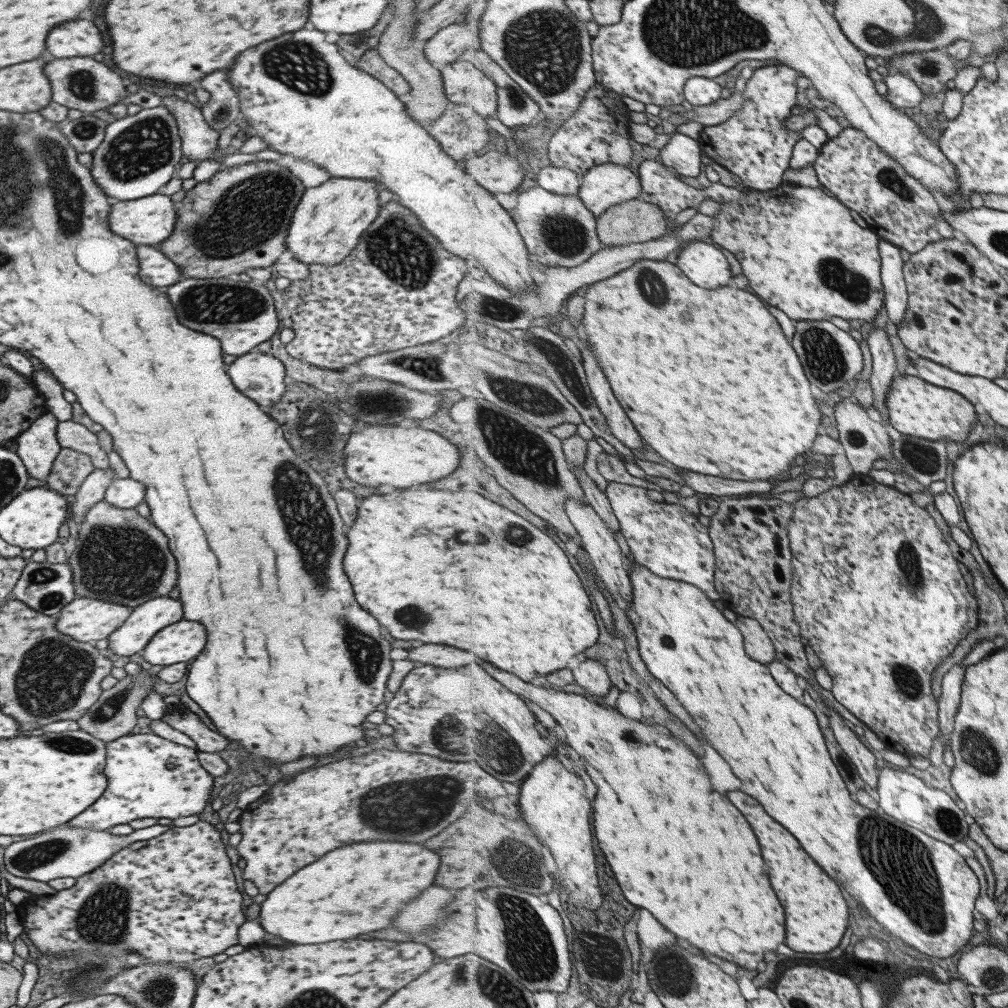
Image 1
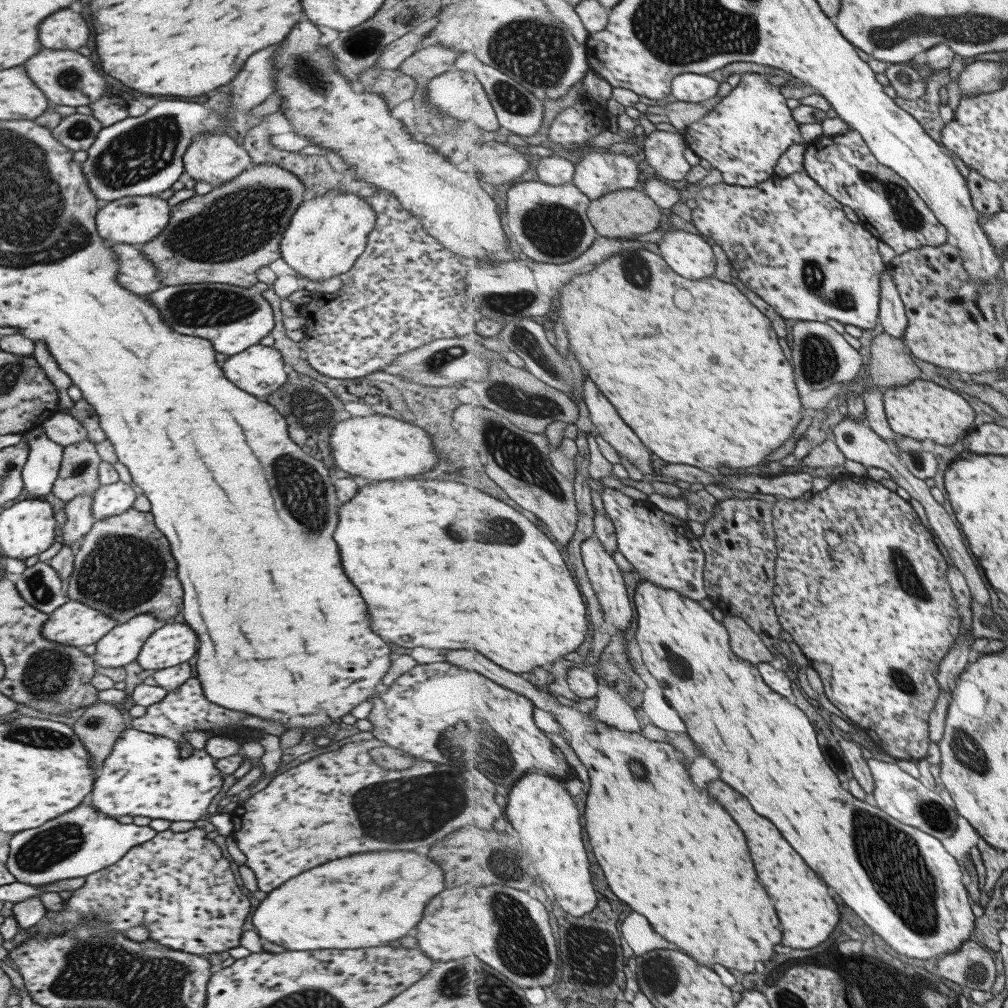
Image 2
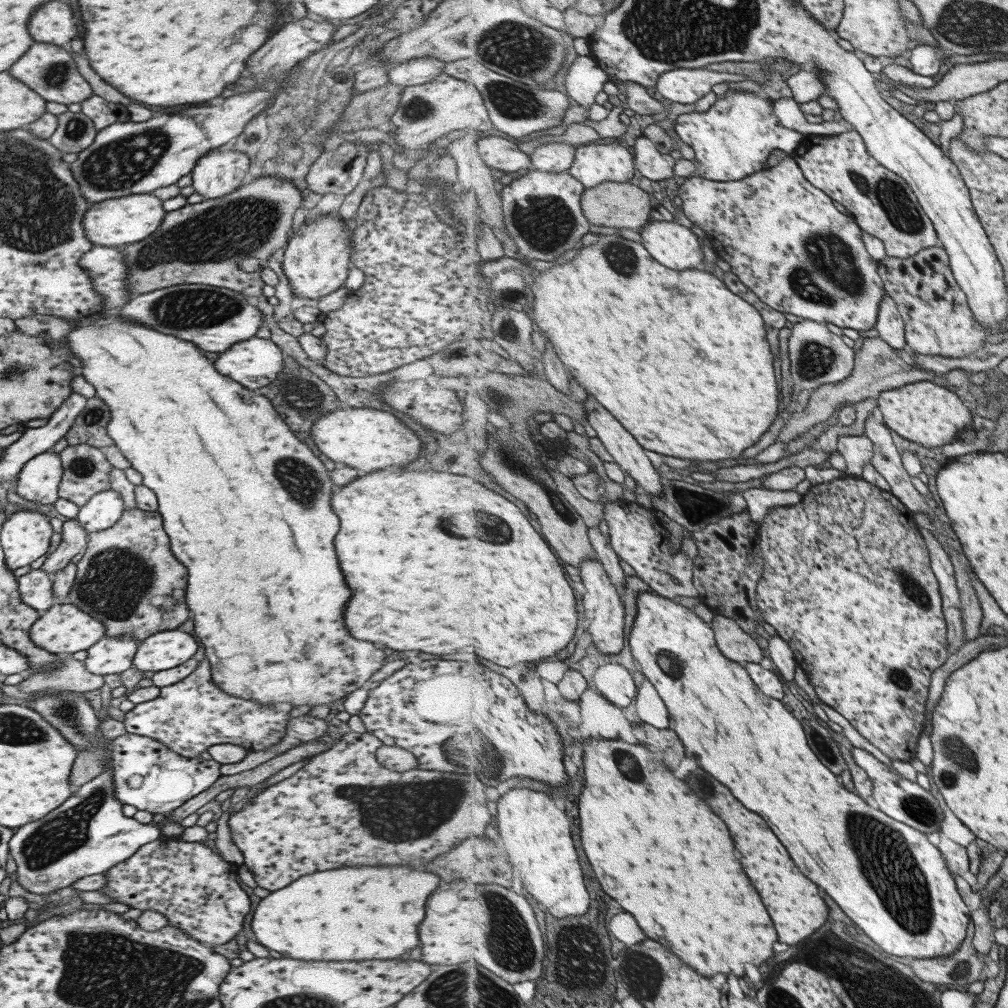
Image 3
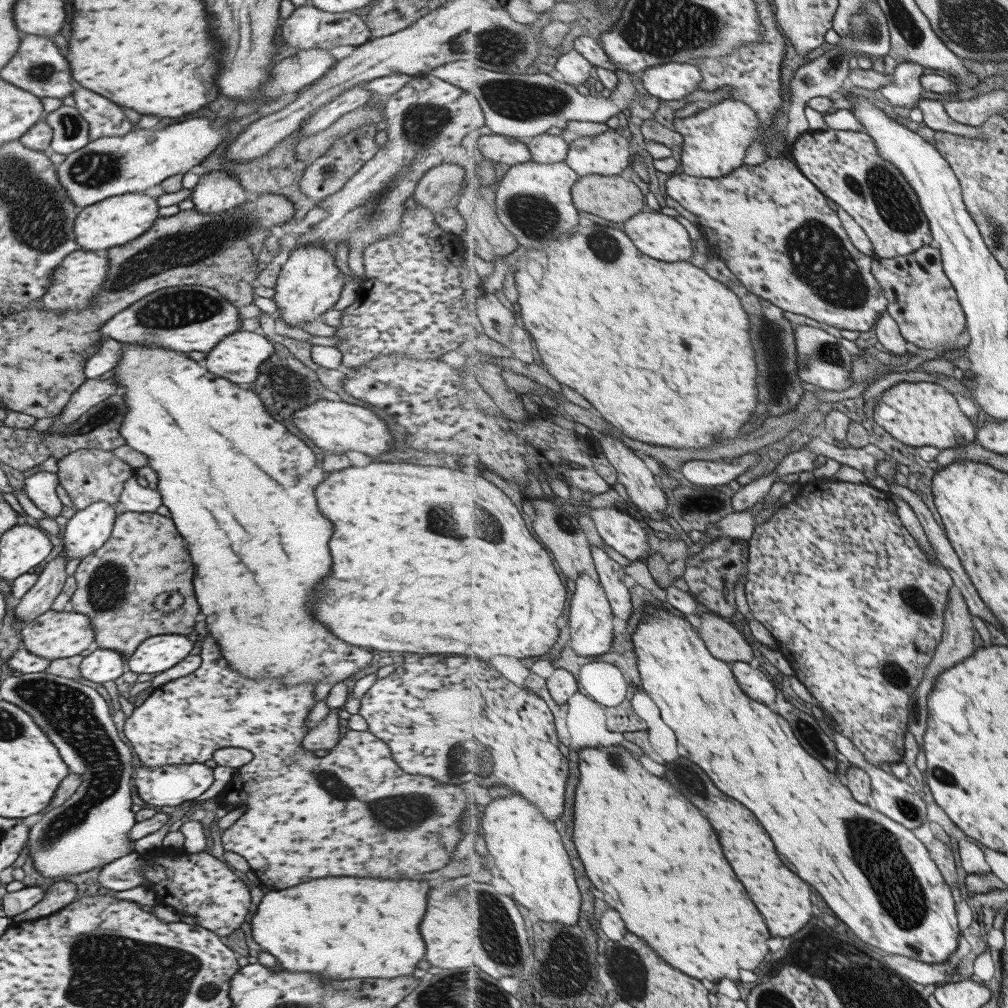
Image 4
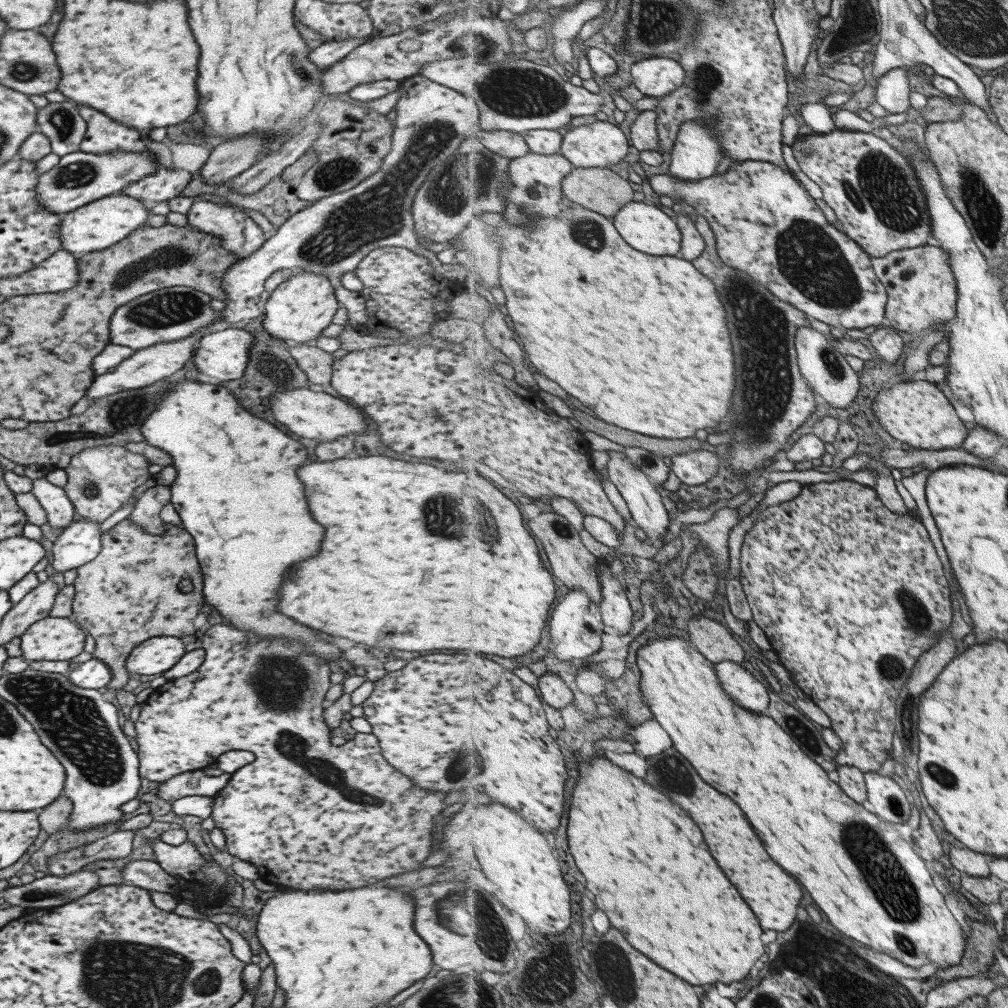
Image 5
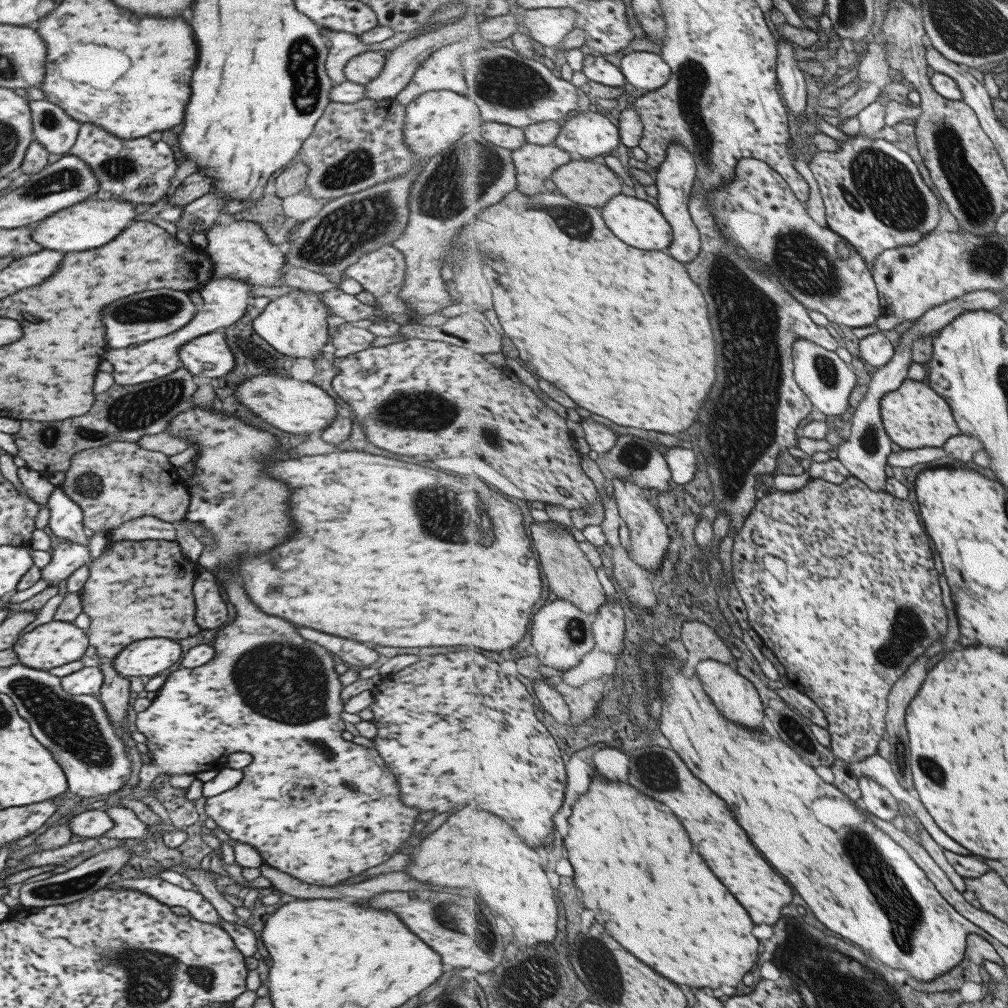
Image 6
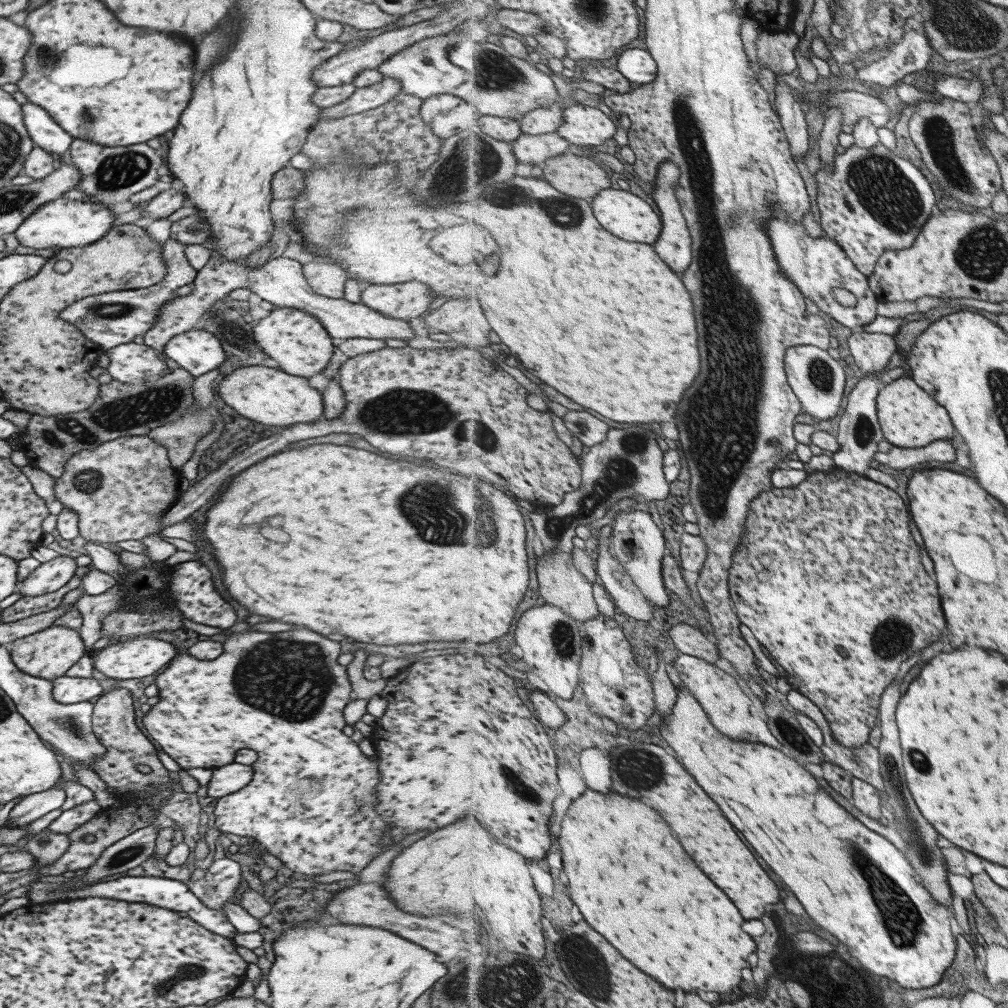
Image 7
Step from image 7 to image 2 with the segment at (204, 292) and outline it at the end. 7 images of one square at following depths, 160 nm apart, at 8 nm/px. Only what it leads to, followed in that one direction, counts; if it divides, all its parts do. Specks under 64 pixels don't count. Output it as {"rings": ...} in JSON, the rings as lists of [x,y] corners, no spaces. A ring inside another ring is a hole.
{"rings":[[[226,133],[194,134],[189,146],[185,149],[181,167],[195,181],[205,181],[216,187],[236,177],[242,170],[251,166],[248,152]]]}

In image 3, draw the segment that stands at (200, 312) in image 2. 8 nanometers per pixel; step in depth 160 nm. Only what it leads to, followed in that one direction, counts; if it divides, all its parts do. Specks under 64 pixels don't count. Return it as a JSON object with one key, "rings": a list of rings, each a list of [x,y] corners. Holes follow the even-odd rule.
{"rings":[[[171,285],[167,288],[153,290],[146,294],[134,296],[117,310],[117,314],[126,321],[133,321],[139,325],[151,327],[153,330],[158,330],[163,334],[192,342],[199,350],[207,352],[225,352],[232,344],[247,340],[254,336],[259,330],[259,326],[263,323],[263,314],[258,308],[249,304],[243,294],[209,285]]]}

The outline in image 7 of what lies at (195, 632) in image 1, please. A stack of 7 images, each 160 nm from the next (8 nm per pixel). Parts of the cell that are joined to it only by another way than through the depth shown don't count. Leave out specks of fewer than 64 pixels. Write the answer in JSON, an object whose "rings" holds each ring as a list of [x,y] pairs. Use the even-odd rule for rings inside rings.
{"rings":[[[134,637],[124,642],[112,641],[111,644],[96,652],[93,666],[108,679],[129,680],[129,678],[143,678],[159,668],[167,666],[176,655],[176,648],[169,642],[151,637]]]}

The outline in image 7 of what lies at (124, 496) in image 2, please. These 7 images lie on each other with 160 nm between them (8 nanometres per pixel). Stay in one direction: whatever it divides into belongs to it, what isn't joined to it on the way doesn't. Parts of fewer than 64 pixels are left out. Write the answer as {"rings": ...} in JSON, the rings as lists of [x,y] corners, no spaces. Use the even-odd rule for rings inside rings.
{"rings":[[[57,555],[40,565],[20,583],[17,581],[17,592],[23,596],[36,596],[61,588],[75,572],[75,559]]]}

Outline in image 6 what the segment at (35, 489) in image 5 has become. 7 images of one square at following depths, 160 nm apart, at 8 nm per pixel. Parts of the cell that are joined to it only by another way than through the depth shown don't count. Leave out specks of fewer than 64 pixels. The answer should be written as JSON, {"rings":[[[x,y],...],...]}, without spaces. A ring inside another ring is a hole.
{"rings":[[[56,486],[46,500],[48,509],[47,525],[55,536],[87,547],[88,532],[82,525],[82,513],[77,504]]]}

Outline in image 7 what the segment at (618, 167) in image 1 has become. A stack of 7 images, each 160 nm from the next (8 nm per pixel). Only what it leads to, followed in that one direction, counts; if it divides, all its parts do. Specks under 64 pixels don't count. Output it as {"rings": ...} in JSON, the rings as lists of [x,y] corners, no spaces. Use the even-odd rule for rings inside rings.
{"rings":[[[575,103],[564,109],[564,123],[558,128],[558,133],[570,143],[589,148],[601,146],[609,138],[618,133],[618,125],[597,109]]]}

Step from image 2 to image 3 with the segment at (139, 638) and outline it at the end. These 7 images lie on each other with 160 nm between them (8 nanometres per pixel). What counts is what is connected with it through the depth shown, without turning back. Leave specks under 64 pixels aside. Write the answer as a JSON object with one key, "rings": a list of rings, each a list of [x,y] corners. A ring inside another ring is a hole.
{"rings":[[[103,635],[86,650],[85,668],[99,676],[119,674],[132,666],[132,658],[139,642],[129,635],[117,638]]]}

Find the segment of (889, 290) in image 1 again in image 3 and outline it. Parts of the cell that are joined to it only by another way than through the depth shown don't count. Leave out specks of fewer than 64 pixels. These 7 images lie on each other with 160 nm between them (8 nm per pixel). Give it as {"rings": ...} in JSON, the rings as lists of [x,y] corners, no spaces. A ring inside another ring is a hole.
{"rings":[[[888,295],[880,307],[876,330],[878,336],[886,340],[893,348],[905,348],[908,344],[904,318],[897,308],[897,302]]]}

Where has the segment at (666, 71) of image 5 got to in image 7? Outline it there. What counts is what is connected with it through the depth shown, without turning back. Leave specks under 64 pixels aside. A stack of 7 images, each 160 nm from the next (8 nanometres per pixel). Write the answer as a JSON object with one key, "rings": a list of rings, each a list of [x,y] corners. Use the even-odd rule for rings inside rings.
{"rings":[[[631,48],[623,51],[617,59],[616,69],[635,85],[655,82],[659,67],[655,57],[647,49]]]}

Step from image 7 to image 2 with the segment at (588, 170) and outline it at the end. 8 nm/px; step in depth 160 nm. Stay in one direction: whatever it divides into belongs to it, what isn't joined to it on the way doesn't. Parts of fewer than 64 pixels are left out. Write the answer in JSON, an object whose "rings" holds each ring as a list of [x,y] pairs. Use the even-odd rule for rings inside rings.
{"rings":[[[641,187],[616,190],[599,200],[592,200],[588,214],[590,221],[601,237],[613,239],[630,239],[631,236],[649,234],[659,229],[661,216],[666,212]]]}

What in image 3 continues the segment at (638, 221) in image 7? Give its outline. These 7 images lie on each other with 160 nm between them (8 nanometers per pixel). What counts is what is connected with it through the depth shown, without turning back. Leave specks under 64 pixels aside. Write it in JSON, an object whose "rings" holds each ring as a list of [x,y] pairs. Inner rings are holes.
{"rings":[[[656,217],[641,229],[641,242],[657,262],[672,270],[690,270],[703,267],[703,242],[689,228],[676,221]]]}

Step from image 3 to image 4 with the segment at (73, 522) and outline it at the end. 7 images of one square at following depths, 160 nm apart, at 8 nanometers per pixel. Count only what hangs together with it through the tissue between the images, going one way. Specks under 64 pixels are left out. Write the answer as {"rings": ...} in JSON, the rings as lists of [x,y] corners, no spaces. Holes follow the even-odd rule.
{"rings":[[[62,551],[49,560],[37,575],[34,585],[20,598],[14,607],[13,620],[27,622],[50,608],[66,579],[65,563],[68,561]]]}

